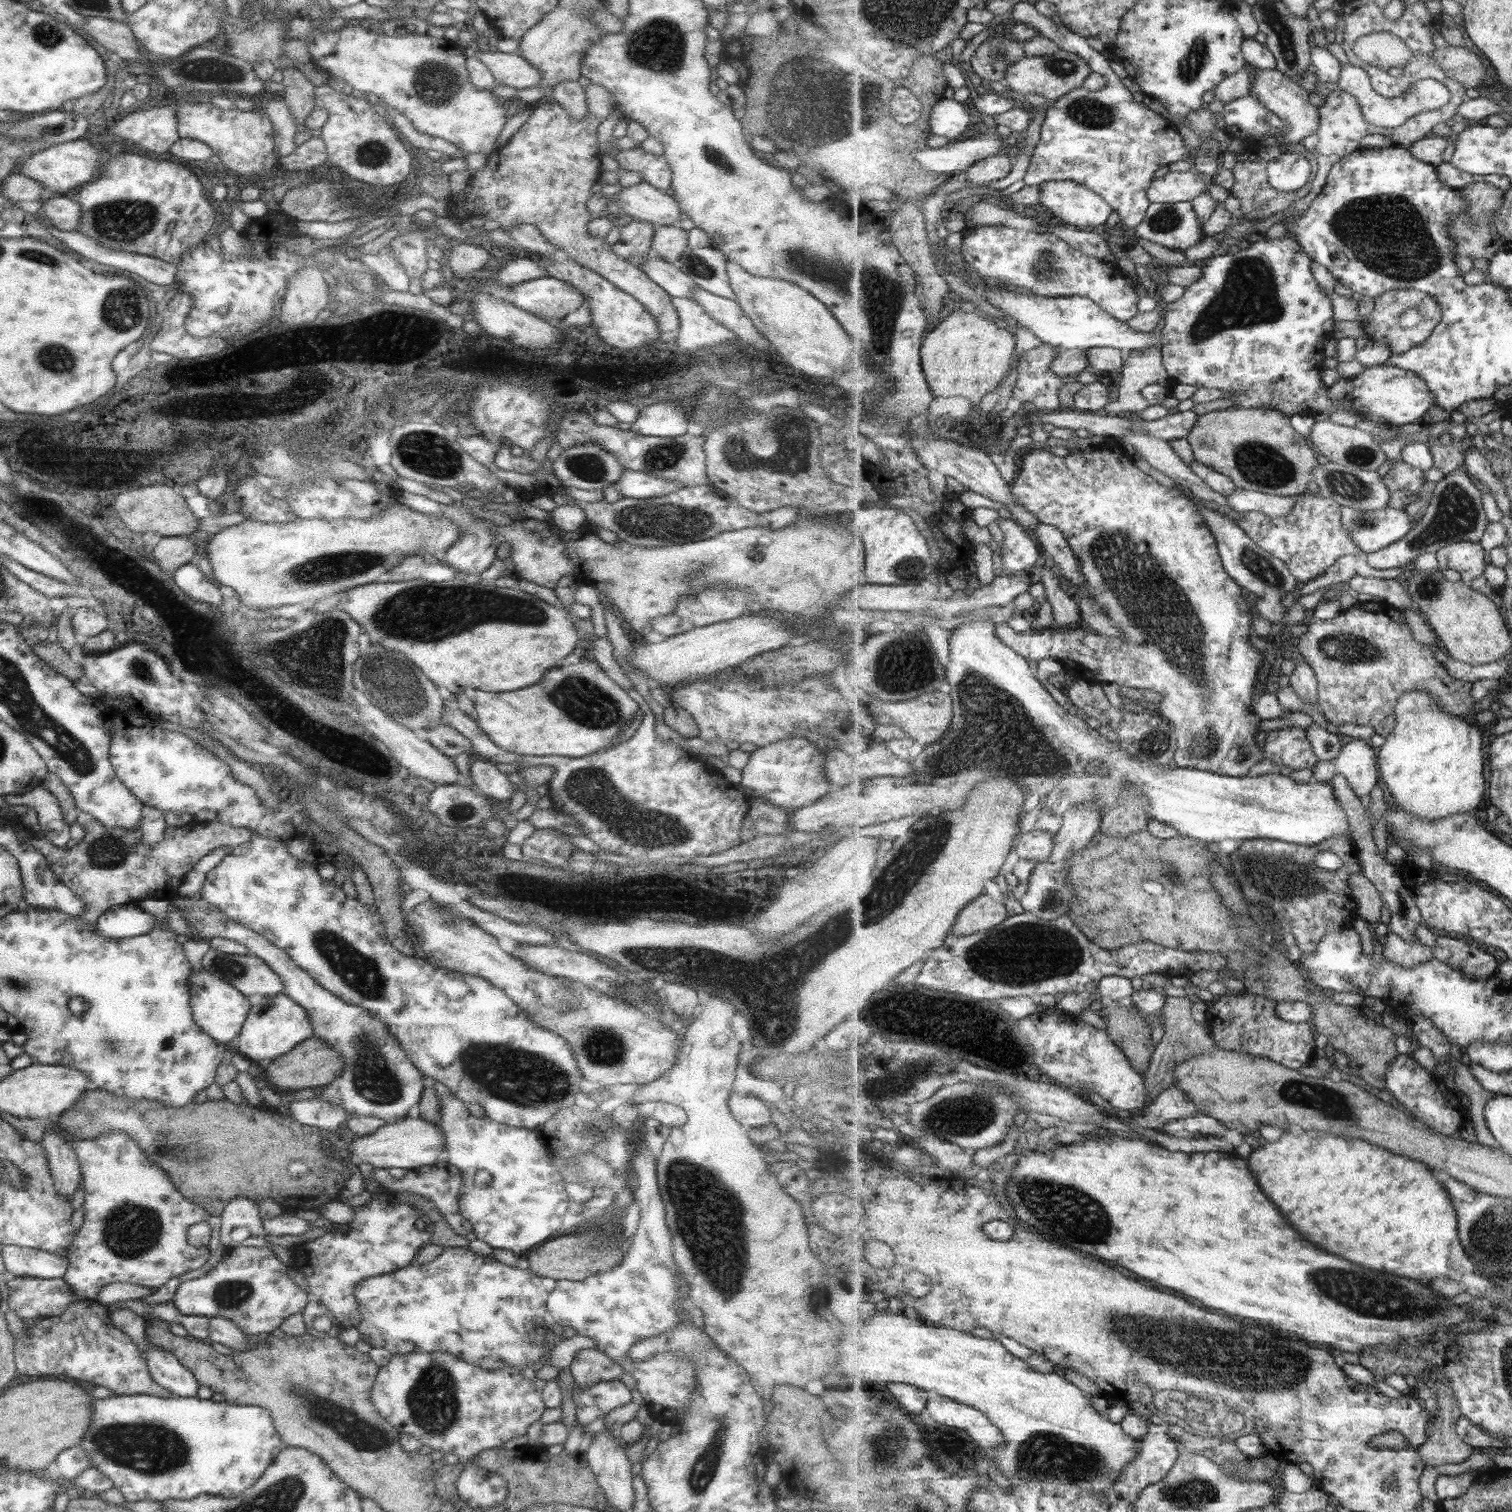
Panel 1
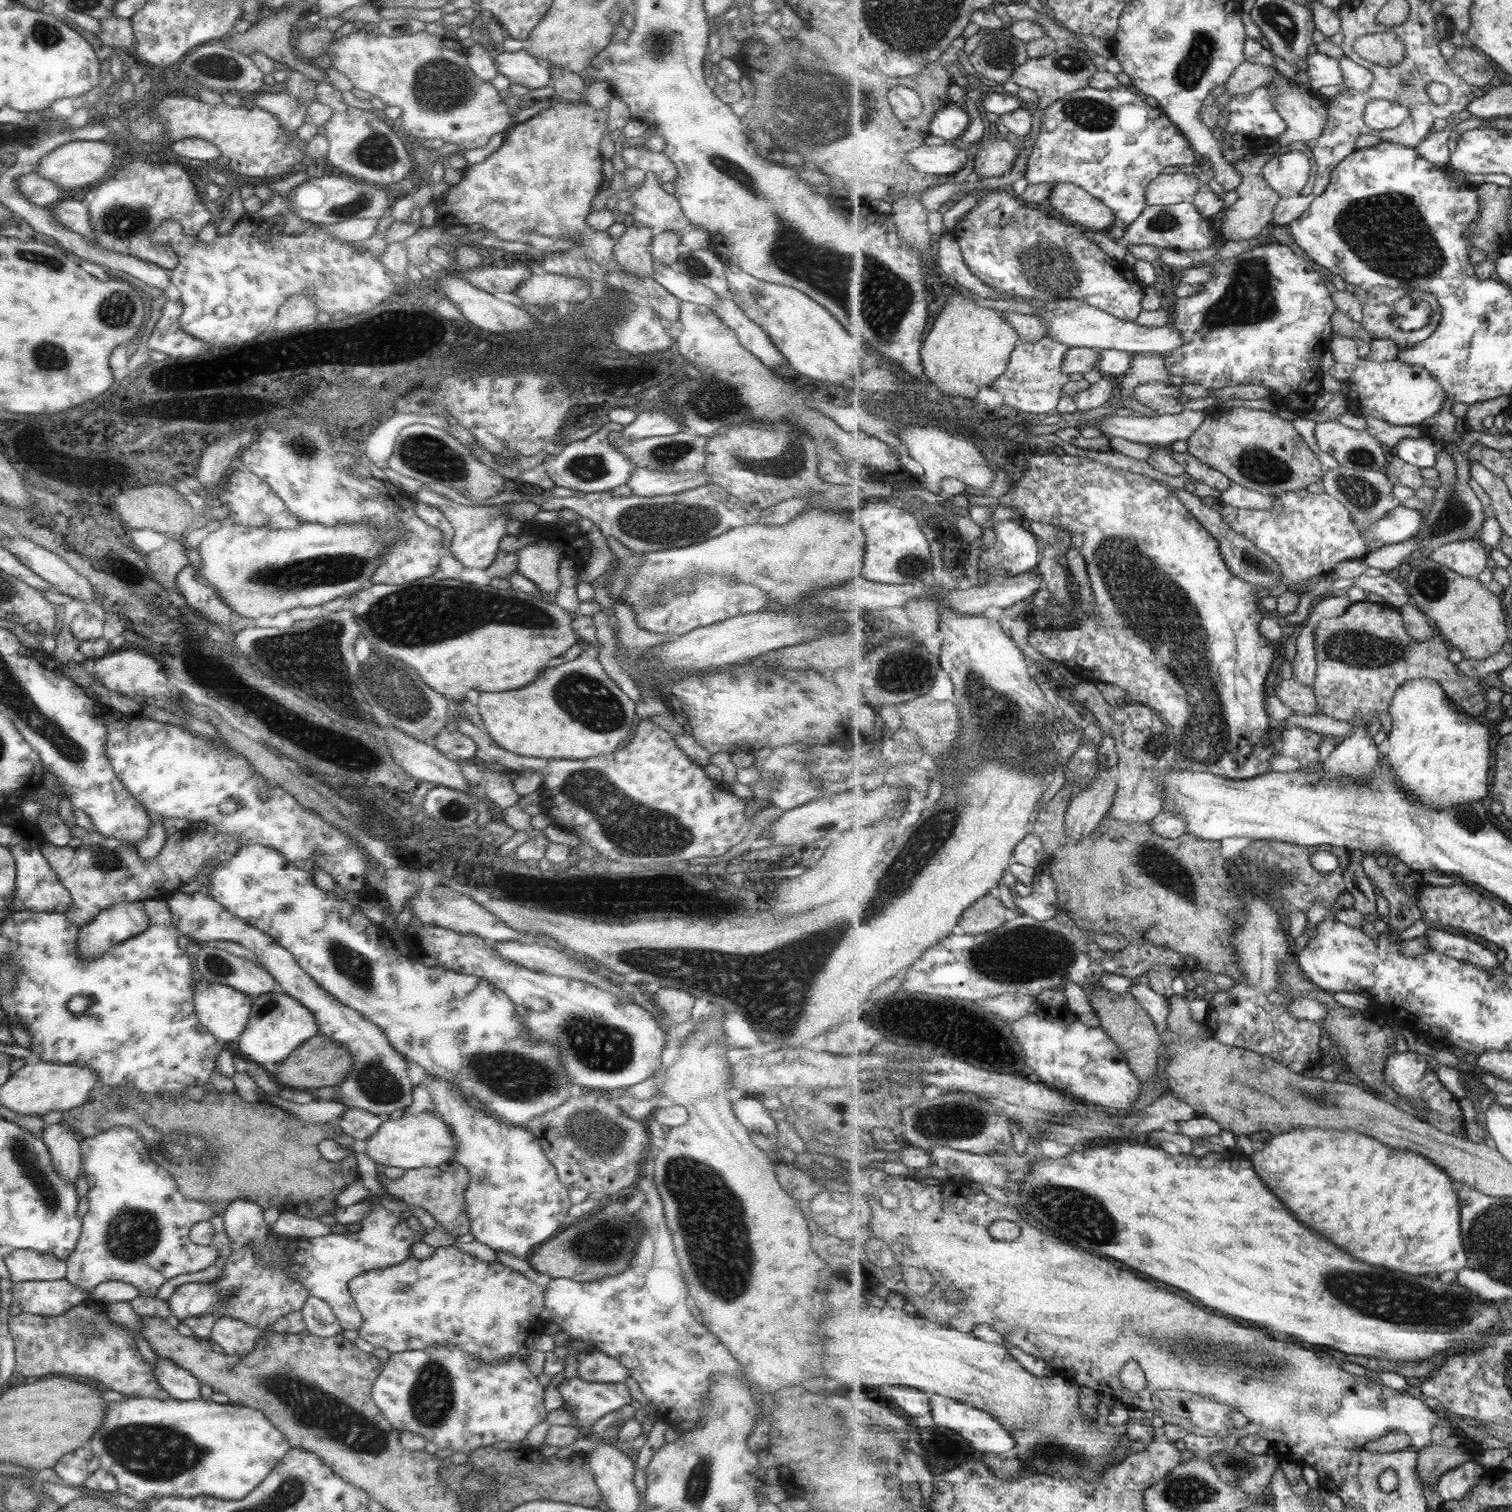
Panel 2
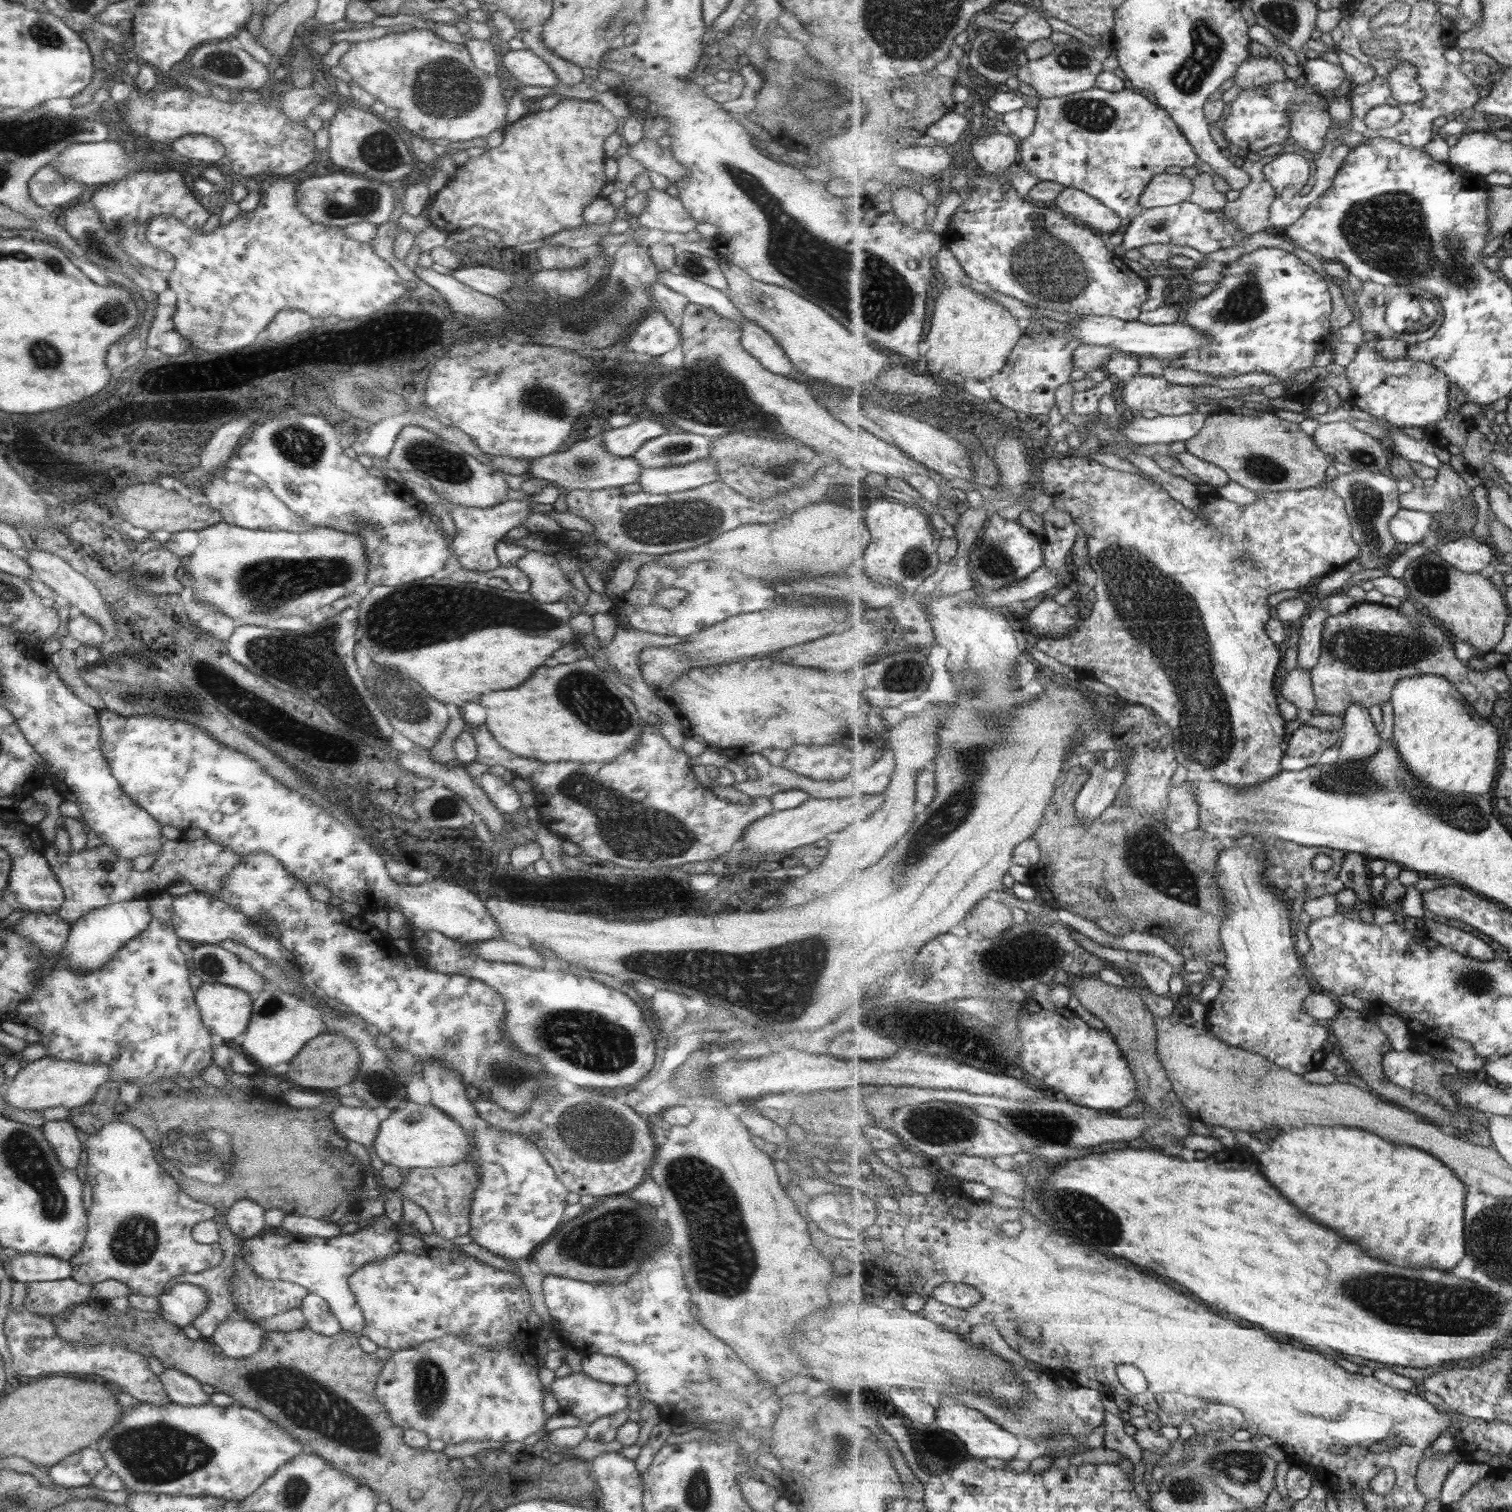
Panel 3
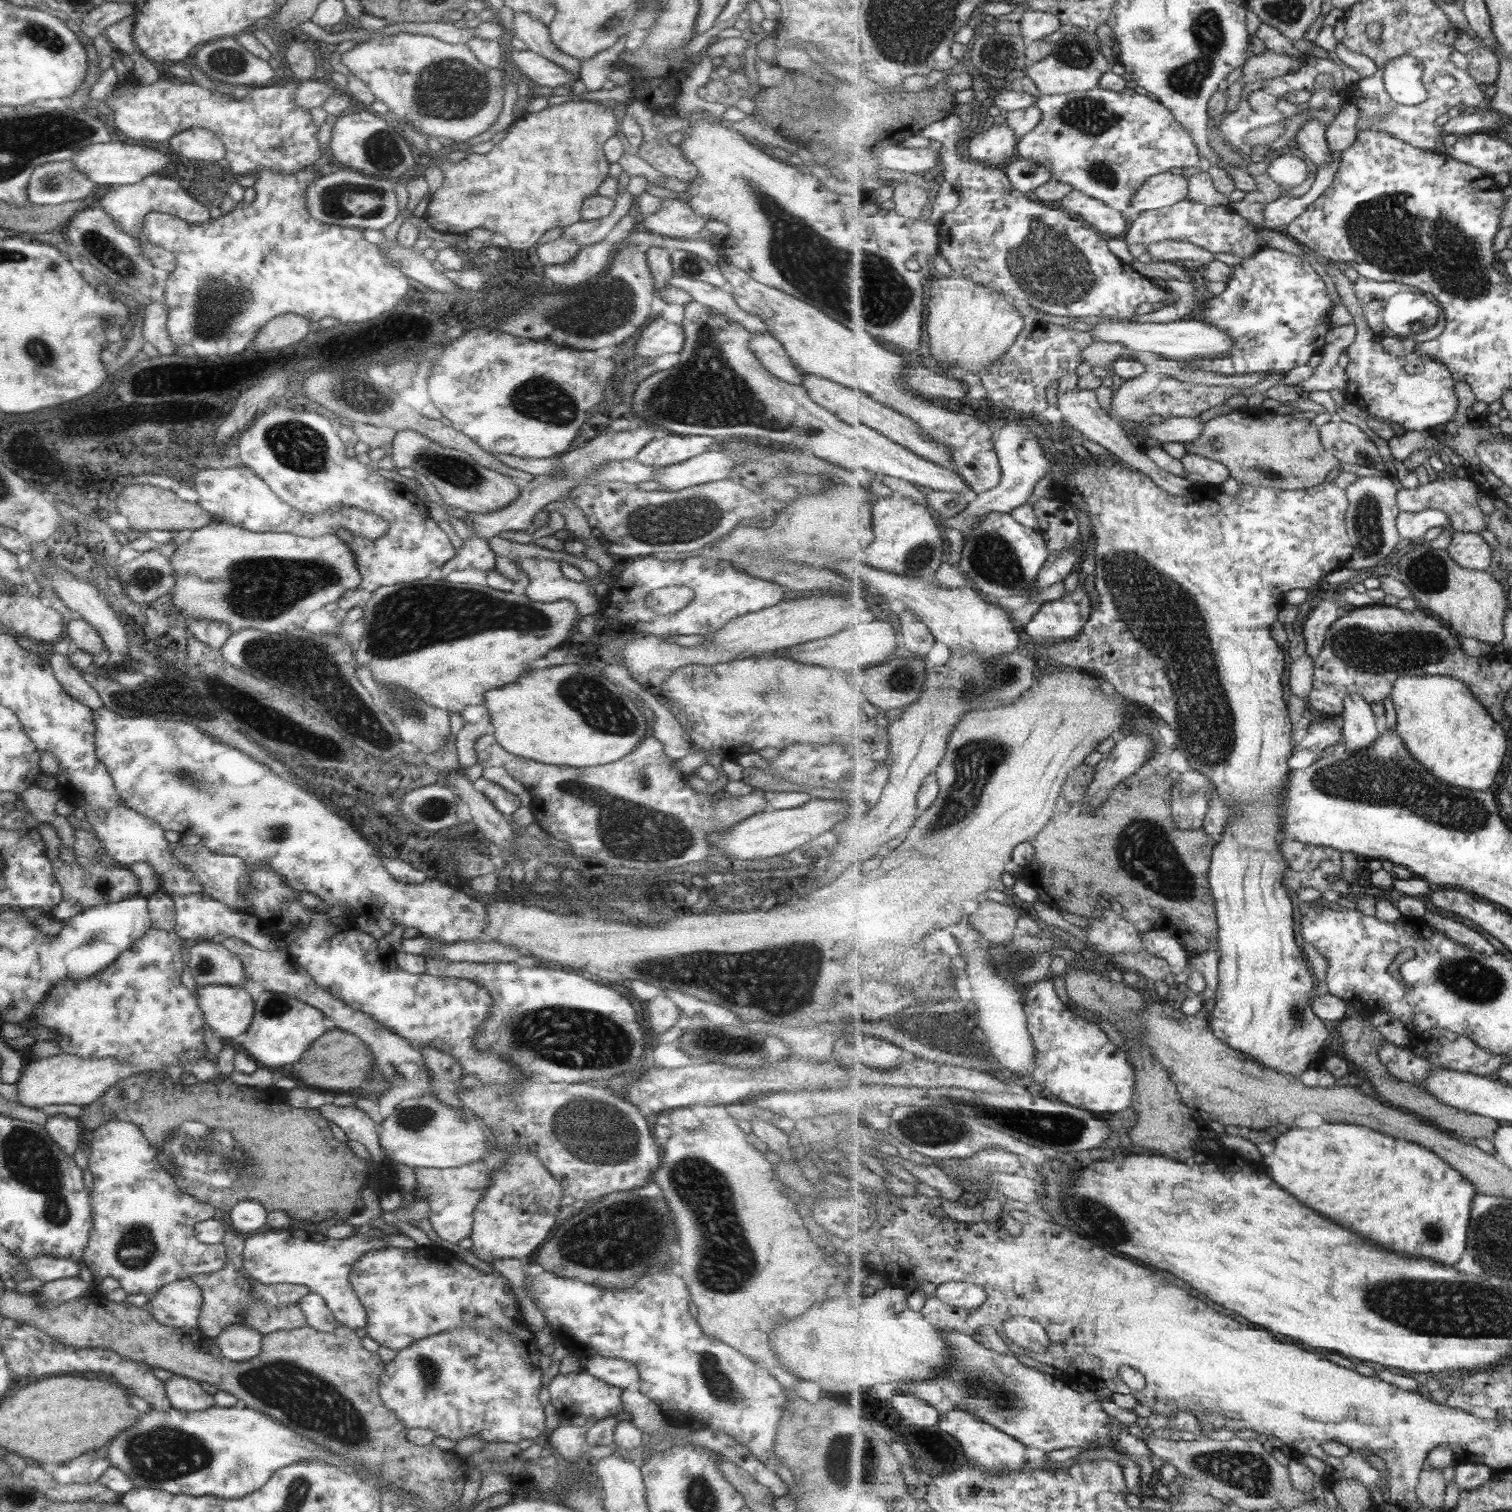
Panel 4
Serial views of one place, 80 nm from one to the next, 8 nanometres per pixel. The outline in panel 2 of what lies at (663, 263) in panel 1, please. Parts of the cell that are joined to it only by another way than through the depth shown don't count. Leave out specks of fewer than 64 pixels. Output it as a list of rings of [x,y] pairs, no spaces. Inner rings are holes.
[[[654,262],[652,279],[662,286],[669,294],[683,302],[692,302],[696,305],[705,305],[709,308],[719,299],[703,284],[689,278],[686,274],[675,272],[670,265]]]

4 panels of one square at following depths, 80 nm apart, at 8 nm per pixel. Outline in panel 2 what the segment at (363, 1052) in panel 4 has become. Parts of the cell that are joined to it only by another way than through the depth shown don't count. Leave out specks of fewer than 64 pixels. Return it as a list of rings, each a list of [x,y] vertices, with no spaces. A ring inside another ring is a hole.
[[[317,1034],[305,1040],[287,1058],[275,1064],[273,1080],[281,1084],[289,1084],[293,1088],[321,1088],[323,1086],[335,1086],[339,1080],[343,1080],[351,1066],[351,1057],[345,1048],[329,1038]]]

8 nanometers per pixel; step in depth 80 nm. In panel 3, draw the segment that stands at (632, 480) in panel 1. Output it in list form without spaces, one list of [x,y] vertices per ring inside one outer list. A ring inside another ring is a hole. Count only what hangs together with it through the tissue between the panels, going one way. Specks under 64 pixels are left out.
[[[707,456],[683,466],[643,468],[636,482],[645,494],[667,495],[698,488],[716,478],[715,463]]]

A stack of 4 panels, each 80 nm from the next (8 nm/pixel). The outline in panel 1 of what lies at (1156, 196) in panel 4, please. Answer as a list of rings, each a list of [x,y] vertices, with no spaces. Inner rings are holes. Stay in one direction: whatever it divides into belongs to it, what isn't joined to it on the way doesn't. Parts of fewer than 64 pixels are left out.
[[[1193,169],[1184,172],[1168,172],[1152,182],[1148,188],[1148,197],[1152,203],[1191,203],[1201,194],[1208,192],[1209,183],[1208,177]]]

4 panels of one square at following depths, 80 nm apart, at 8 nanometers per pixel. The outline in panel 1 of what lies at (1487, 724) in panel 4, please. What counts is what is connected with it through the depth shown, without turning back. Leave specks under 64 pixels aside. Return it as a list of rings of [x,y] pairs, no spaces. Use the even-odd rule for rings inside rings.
[[[1424,688],[1410,690],[1396,702],[1396,724],[1379,748],[1382,786],[1394,803],[1421,820],[1440,820],[1473,812],[1485,796],[1485,754],[1480,725],[1443,711]]]

